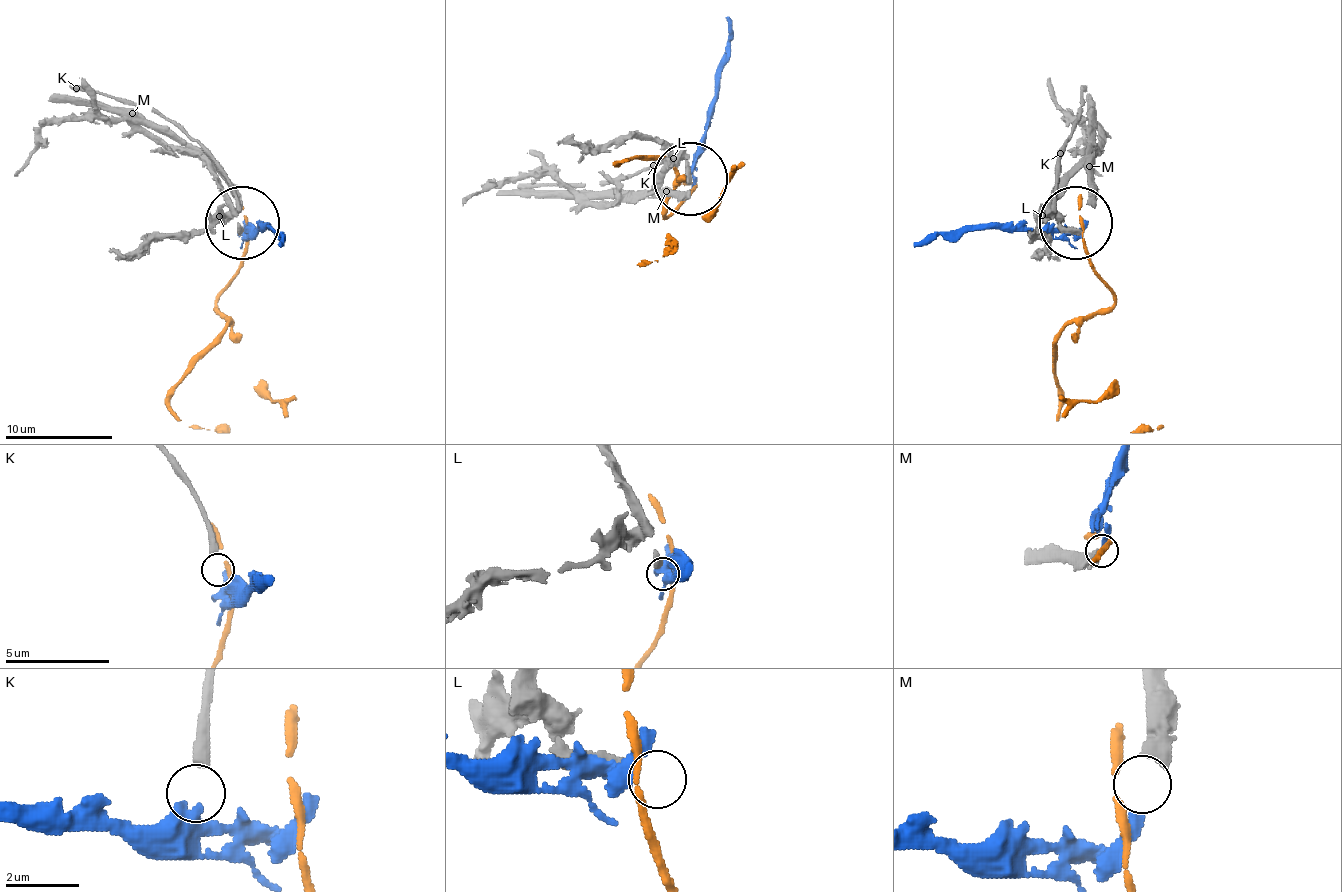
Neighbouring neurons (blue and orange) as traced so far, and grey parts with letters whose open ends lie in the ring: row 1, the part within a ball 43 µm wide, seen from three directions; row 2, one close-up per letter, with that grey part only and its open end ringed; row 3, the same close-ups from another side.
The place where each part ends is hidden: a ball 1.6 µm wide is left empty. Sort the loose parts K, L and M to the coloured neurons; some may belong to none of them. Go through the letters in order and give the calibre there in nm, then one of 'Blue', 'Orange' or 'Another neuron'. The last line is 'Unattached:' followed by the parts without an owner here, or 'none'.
K: Thickness 400 nm. Another neuron
L: Thickness 400 nm. Another neuron
M: Thickness 400 nm. Blue
Unattached: K, L

